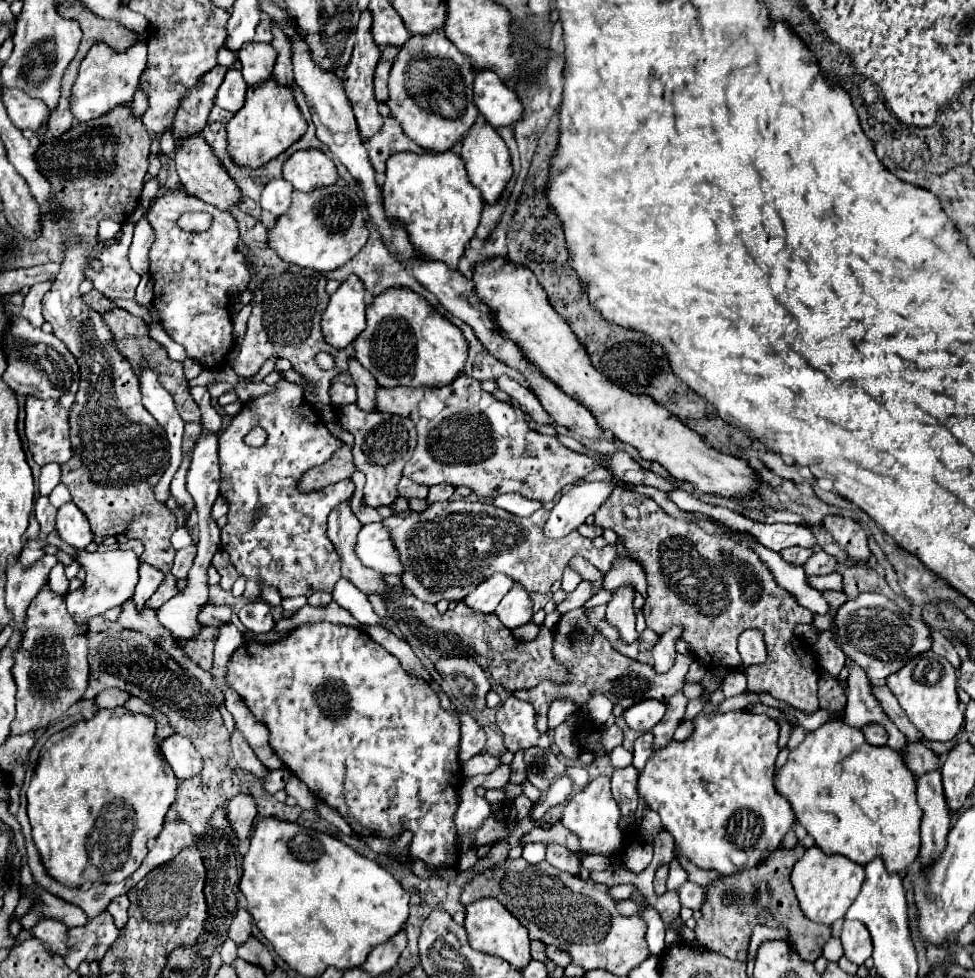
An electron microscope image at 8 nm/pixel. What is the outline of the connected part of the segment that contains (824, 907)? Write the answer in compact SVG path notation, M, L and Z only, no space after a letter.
M818 845L810 847L792 869L792 885L804 915L824 925L832 925L836 919L844 917L846 909L862 889L862 879L866 879L864 865L846 859L844 855L826 855Z

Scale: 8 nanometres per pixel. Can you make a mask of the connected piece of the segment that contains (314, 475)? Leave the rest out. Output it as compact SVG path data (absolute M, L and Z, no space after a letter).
M348 445L340 447L338 453L330 459L330 463L324 463L320 467L314 467L298 479L298 491L320 491L322 487L330 487L354 473L352 463L352 449Z

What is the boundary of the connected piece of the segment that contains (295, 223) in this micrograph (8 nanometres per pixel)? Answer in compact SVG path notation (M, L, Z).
M340 185L314 189L310 193L294 191L290 211L278 217L268 231L268 243L282 261L320 273L342 267L364 247L366 239L368 229L362 215L362 201L356 191L352 191L350 197L350 189Z

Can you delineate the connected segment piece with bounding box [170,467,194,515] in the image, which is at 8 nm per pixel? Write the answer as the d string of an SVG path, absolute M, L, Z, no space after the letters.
M179 467L179 470L175 473L171 481L170 490L176 501L184 507L184 513L189 515L194 510L194 501L186 488L187 472Z

